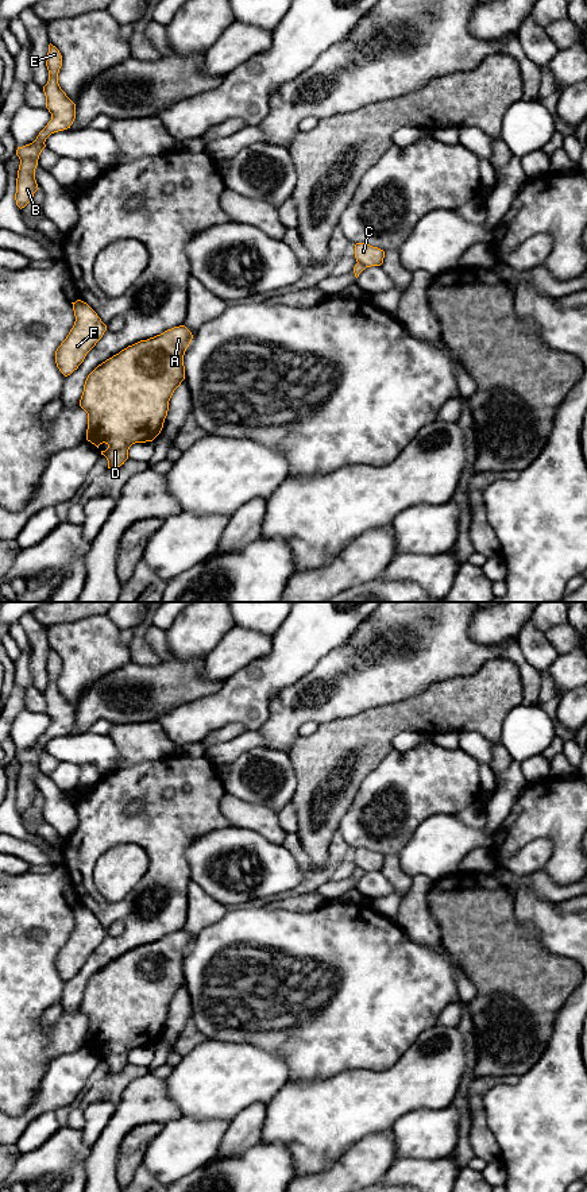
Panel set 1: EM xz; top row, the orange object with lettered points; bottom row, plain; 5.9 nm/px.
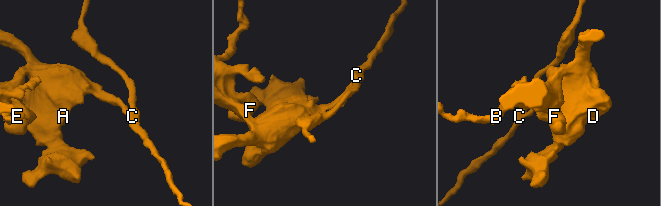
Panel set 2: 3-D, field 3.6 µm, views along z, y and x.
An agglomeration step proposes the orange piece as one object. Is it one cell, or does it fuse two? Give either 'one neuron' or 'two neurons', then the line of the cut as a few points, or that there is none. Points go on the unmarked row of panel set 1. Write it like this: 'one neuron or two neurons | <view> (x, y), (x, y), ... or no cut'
two neurons | xz (358, 867), (365, 872)

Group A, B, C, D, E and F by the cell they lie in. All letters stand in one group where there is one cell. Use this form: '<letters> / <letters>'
A B D E F / C

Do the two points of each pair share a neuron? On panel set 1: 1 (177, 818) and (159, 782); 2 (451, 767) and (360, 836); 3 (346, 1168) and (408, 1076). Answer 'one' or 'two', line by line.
1: one
2: one
3: two

